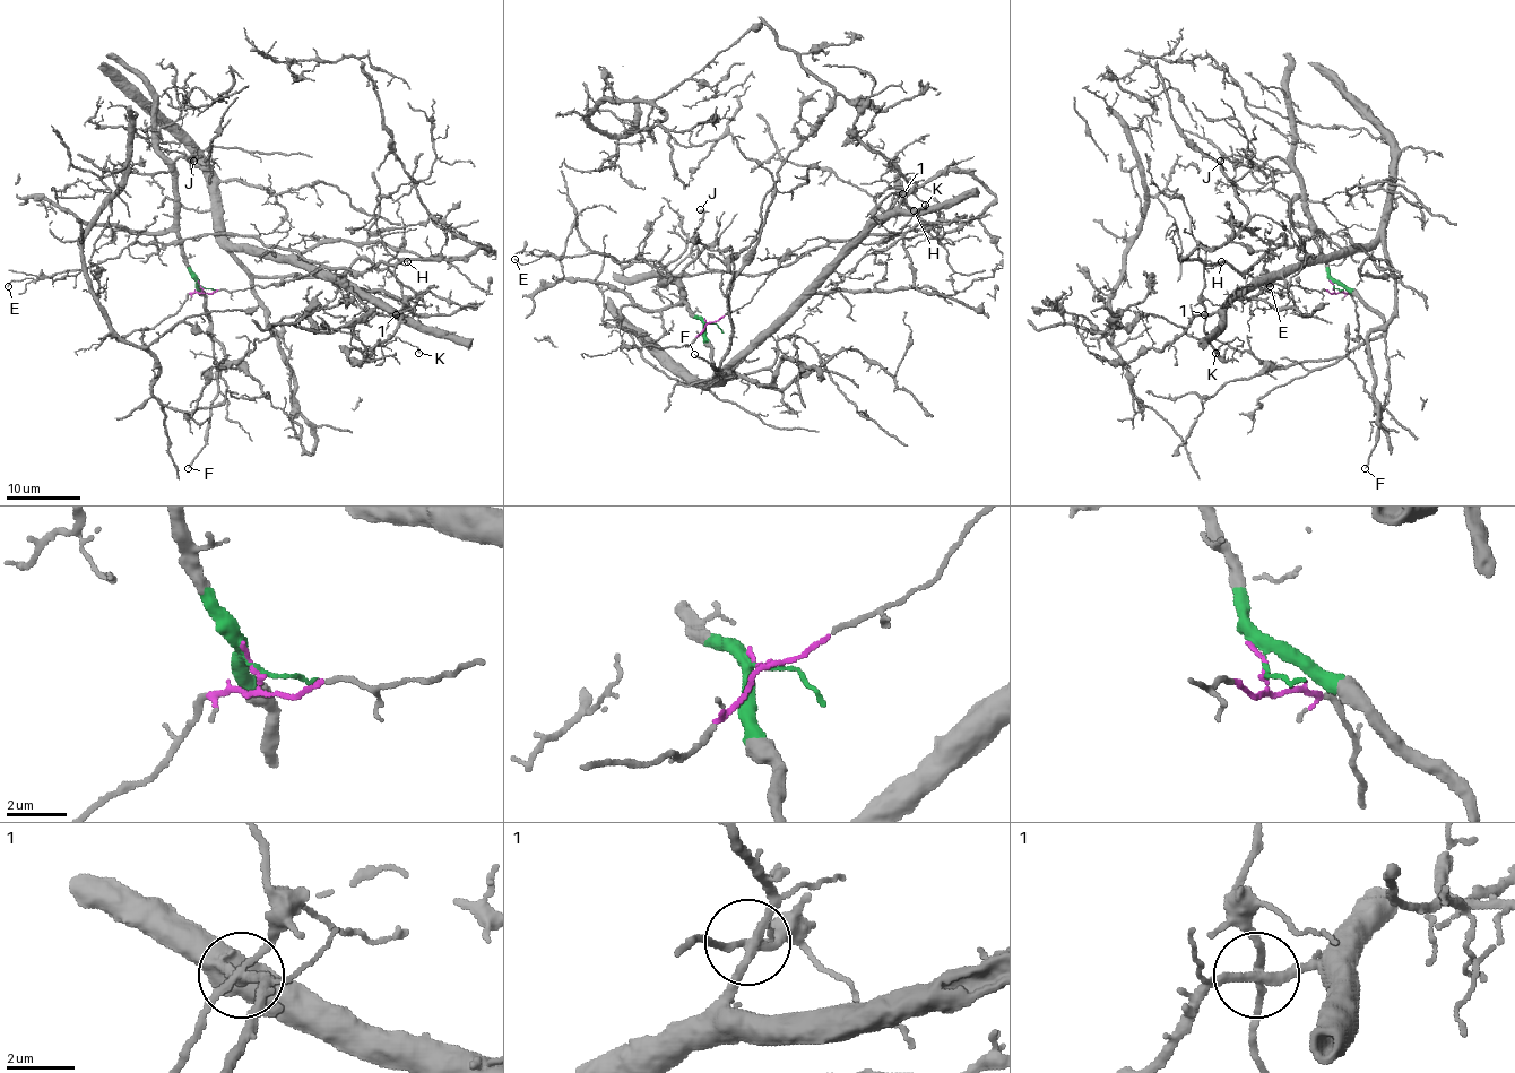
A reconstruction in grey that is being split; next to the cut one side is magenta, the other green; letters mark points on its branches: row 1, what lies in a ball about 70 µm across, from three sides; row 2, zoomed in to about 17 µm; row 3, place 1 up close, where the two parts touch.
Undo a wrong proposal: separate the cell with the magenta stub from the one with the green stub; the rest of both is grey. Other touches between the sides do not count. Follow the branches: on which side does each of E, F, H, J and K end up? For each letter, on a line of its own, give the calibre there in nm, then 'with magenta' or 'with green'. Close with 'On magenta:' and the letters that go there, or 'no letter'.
E: calibre 100 nm; with magenta
F: calibre 150 nm; with green
H: calibre 90 nm; with magenta
J: calibre 160 nm; with green
K: calibre 130 nm; with magenta
On magenta: E, H, K

